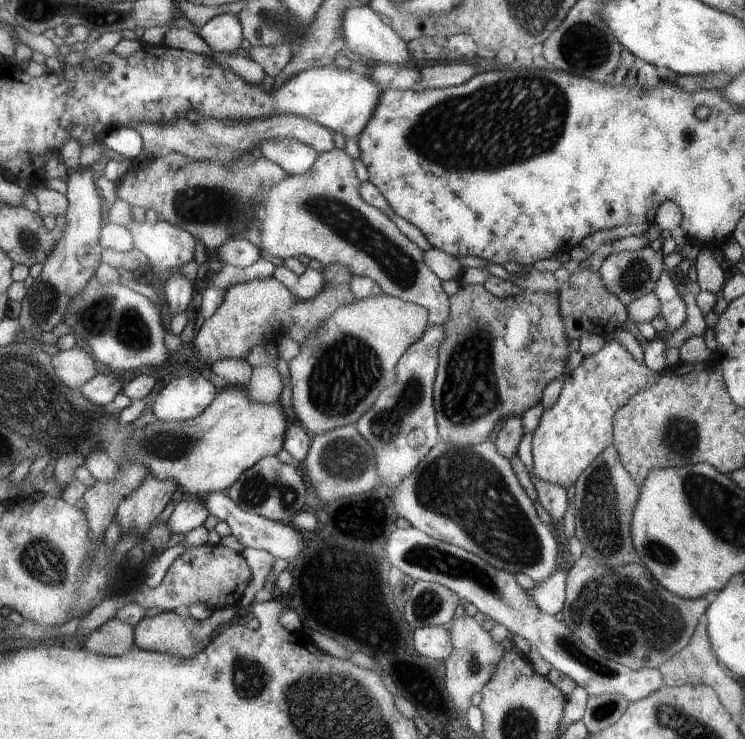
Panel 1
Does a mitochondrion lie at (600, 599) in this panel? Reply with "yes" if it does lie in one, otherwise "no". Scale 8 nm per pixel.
yes

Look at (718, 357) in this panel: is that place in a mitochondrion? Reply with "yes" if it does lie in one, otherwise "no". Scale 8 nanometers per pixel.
no

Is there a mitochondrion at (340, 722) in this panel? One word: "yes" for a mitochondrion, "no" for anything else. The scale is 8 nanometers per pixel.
yes

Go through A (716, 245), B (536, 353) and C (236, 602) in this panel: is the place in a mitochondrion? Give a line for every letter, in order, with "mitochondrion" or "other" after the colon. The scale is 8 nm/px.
A: other
B: other
C: other

